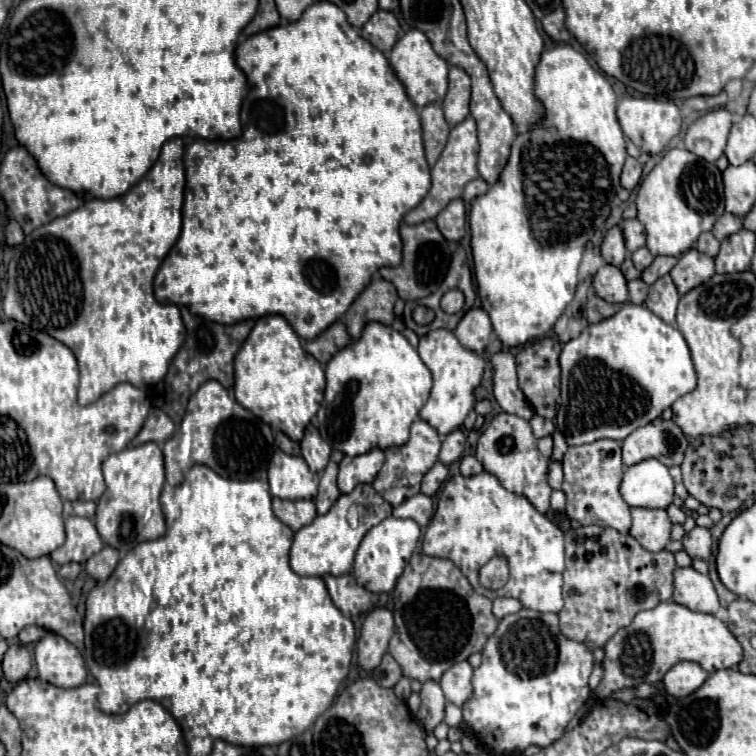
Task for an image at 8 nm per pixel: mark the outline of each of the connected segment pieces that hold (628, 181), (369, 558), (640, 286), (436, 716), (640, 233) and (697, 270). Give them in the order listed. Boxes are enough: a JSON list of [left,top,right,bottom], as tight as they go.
[[620,157,642,191],[352,517,420,593],[628,279,648,305],[416,679,446,733],[622,219,646,251],[670,249,714,295]]

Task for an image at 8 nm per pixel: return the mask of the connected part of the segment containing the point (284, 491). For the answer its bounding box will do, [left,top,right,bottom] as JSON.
[268,451,318,499]

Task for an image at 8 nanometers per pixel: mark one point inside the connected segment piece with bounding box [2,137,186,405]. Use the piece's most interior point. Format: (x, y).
(85, 279)

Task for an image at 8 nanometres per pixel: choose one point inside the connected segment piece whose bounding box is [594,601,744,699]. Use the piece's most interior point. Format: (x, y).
(658, 638)

